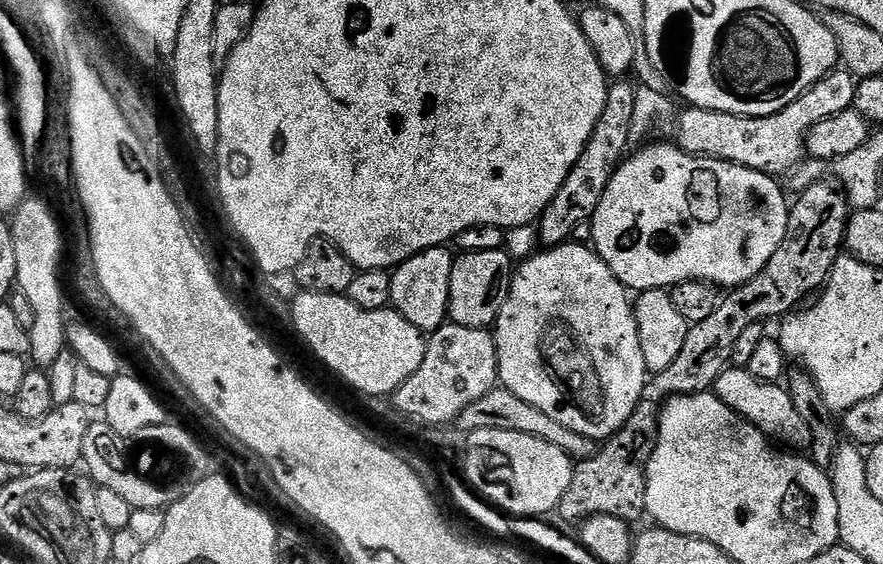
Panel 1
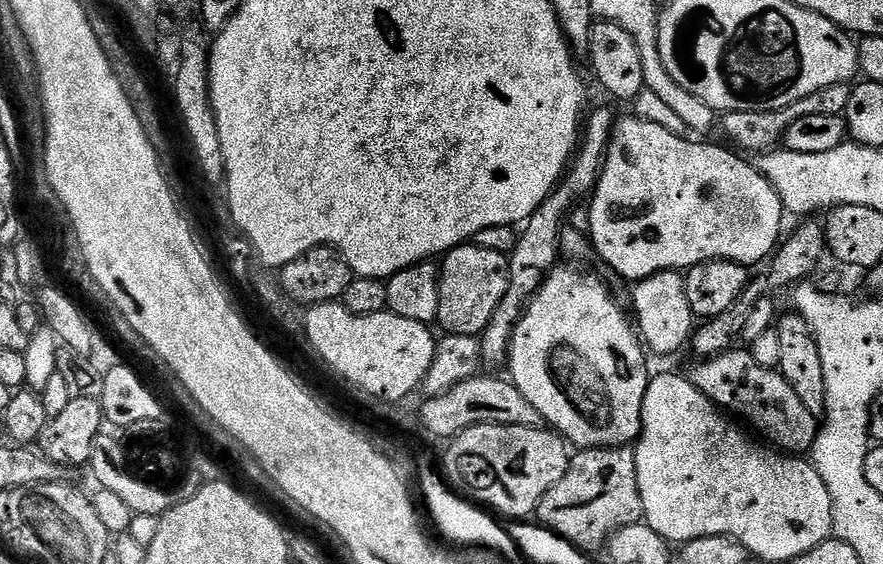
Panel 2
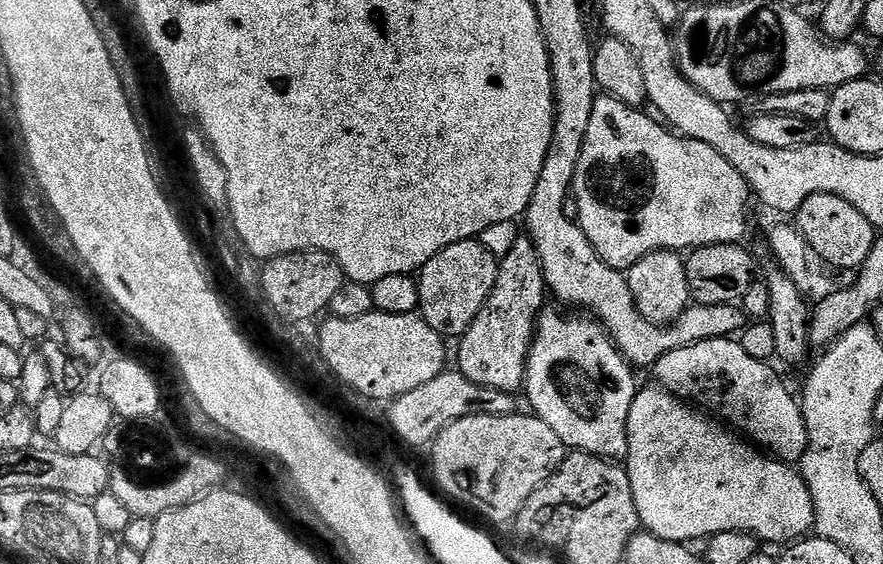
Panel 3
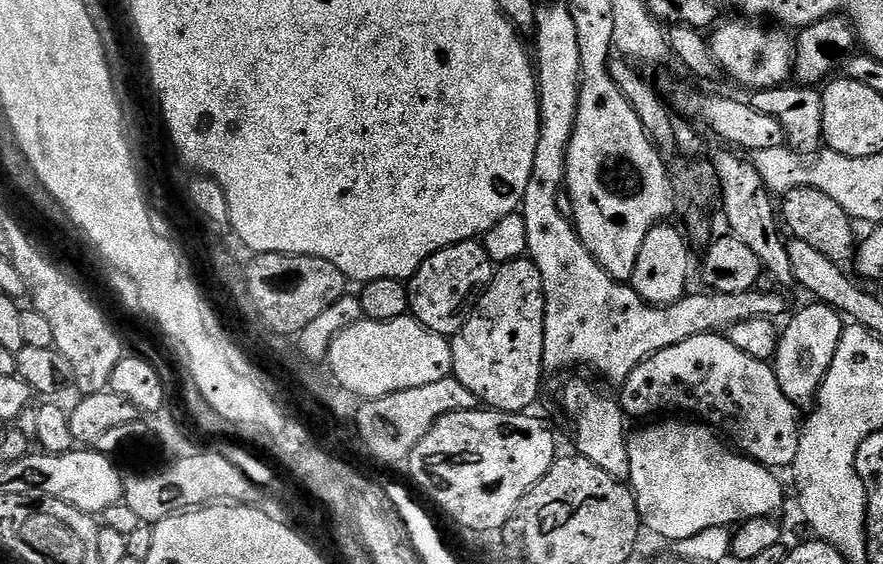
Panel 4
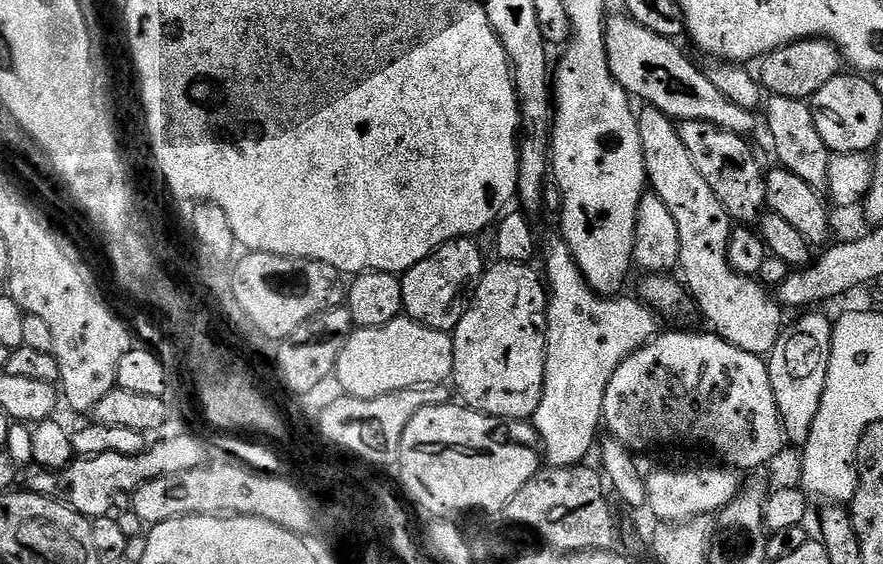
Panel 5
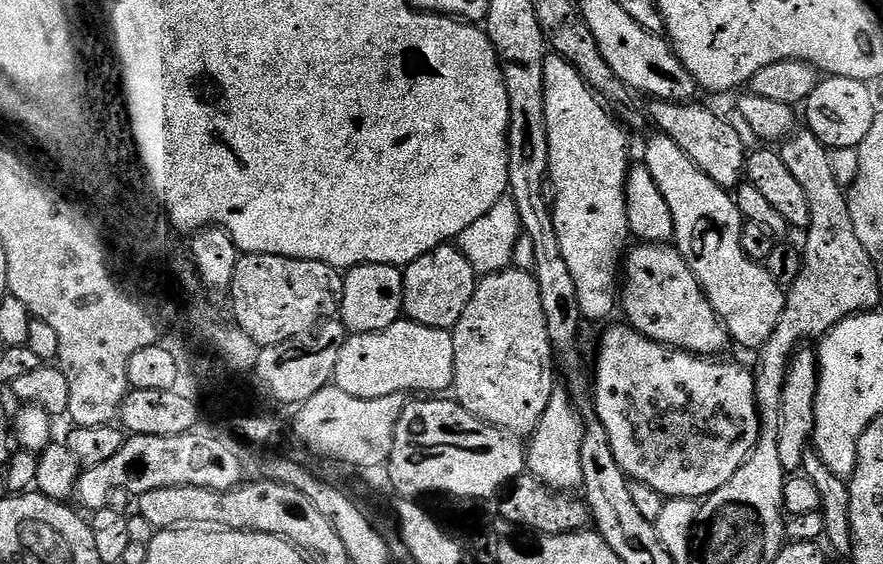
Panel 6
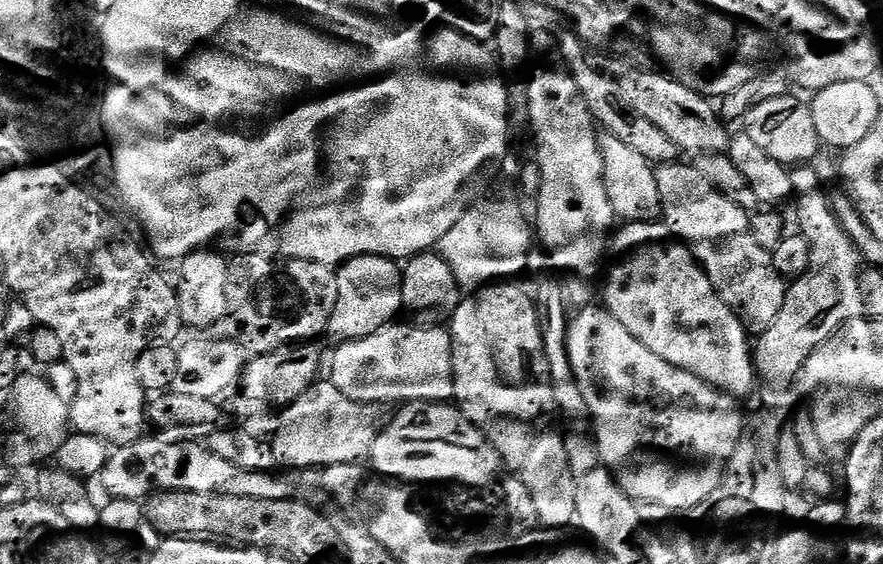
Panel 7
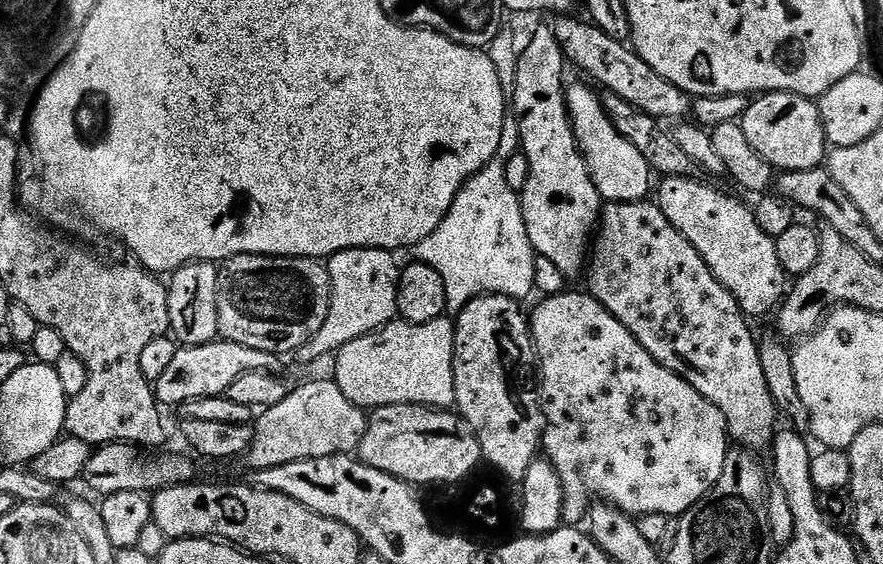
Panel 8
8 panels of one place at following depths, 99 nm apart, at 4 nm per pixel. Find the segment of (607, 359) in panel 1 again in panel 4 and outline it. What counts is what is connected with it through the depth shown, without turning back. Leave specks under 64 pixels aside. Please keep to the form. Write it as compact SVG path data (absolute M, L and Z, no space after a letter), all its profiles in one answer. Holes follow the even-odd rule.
M576 376L564 388L564 408L576 427L575 451L585 456L594 466L602 466L606 474L616 480L627 481L630 474L630 458L628 457L629 433L624 432L626 417L615 395L607 396L600 388L595 388L588 380Z

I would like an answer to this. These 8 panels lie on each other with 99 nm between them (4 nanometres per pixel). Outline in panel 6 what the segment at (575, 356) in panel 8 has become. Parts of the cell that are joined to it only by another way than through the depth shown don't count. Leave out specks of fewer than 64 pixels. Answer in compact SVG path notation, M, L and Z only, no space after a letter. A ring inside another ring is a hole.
M631 327L612 328L600 340L600 353L596 356L596 404L594 411L597 419L606 428L609 434L610 446L613 447L614 458L618 466L624 471L629 481L645 484L665 498L673 500L703 501L714 490L726 486L734 474L738 474L738 466L746 462L746 458L754 450L760 437L760 411L756 405L756 378L751 371L748 372L740 364L716 364L715 359L693 356L691 352L679 352L677 348L667 348L664 344L654 342L650 338L633 332Z

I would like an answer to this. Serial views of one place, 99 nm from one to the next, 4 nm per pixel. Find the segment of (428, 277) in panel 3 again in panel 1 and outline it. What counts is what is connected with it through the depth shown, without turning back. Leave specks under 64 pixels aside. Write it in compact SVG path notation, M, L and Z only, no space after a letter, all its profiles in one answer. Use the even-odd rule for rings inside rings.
M504 250L460 252L453 259L450 274L448 320L458 326L491 329L512 285L514 261Z

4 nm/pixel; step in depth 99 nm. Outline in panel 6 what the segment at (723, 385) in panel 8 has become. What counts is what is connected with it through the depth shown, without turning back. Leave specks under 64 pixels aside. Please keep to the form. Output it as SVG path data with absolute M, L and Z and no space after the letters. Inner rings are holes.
M637 243L627 253L622 264L622 291L618 304L633 332L654 342L691 352L701 358L719 357L719 352L730 348L726 326L718 318L714 306L706 298L698 278L674 246Z

